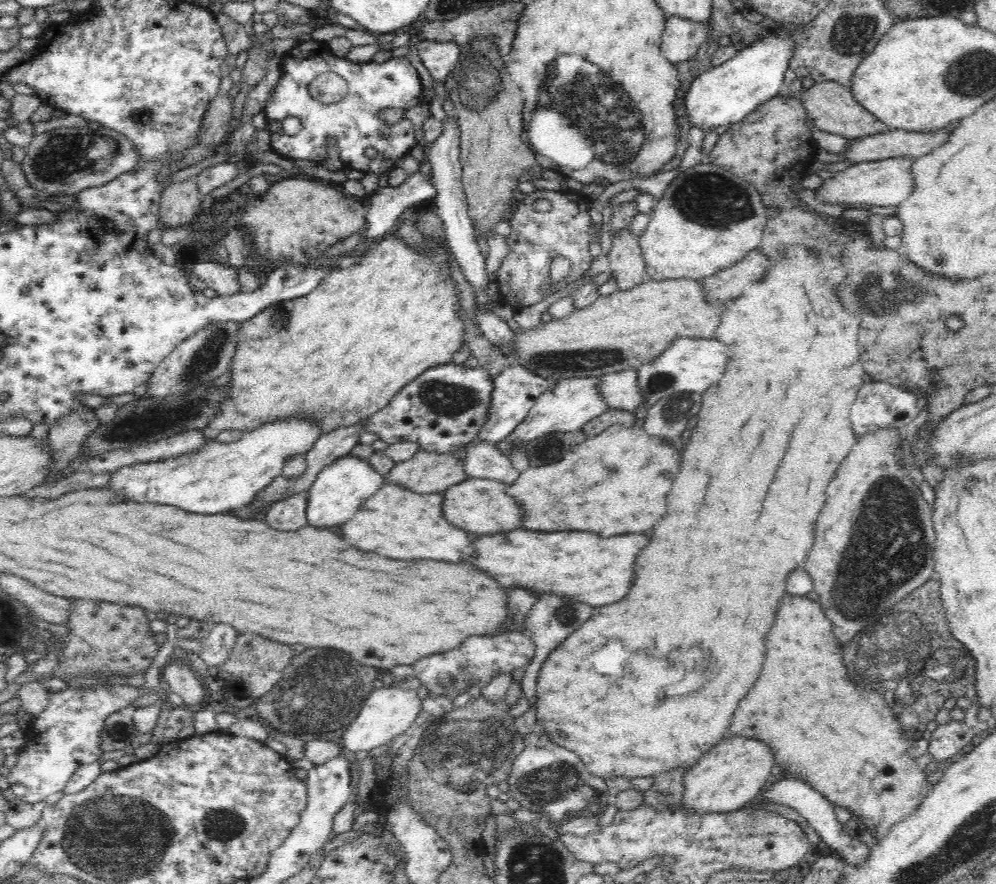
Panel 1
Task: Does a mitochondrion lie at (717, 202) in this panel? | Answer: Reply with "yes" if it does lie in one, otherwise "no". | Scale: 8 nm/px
yes

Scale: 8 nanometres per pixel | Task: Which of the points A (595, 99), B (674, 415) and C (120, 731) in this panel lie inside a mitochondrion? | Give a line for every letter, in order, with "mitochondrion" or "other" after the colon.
A: mitochondrion
B: mitochondrion
C: mitochondrion

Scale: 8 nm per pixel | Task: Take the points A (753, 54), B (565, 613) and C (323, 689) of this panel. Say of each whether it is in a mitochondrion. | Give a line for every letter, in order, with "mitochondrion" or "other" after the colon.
A: other
B: mitochondrion
C: mitochondrion

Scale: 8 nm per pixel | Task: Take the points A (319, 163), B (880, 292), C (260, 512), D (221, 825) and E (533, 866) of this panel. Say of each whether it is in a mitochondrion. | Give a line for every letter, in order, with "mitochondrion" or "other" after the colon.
A: other
B: mitochondrion
C: other
D: mitochondrion
E: mitochondrion

